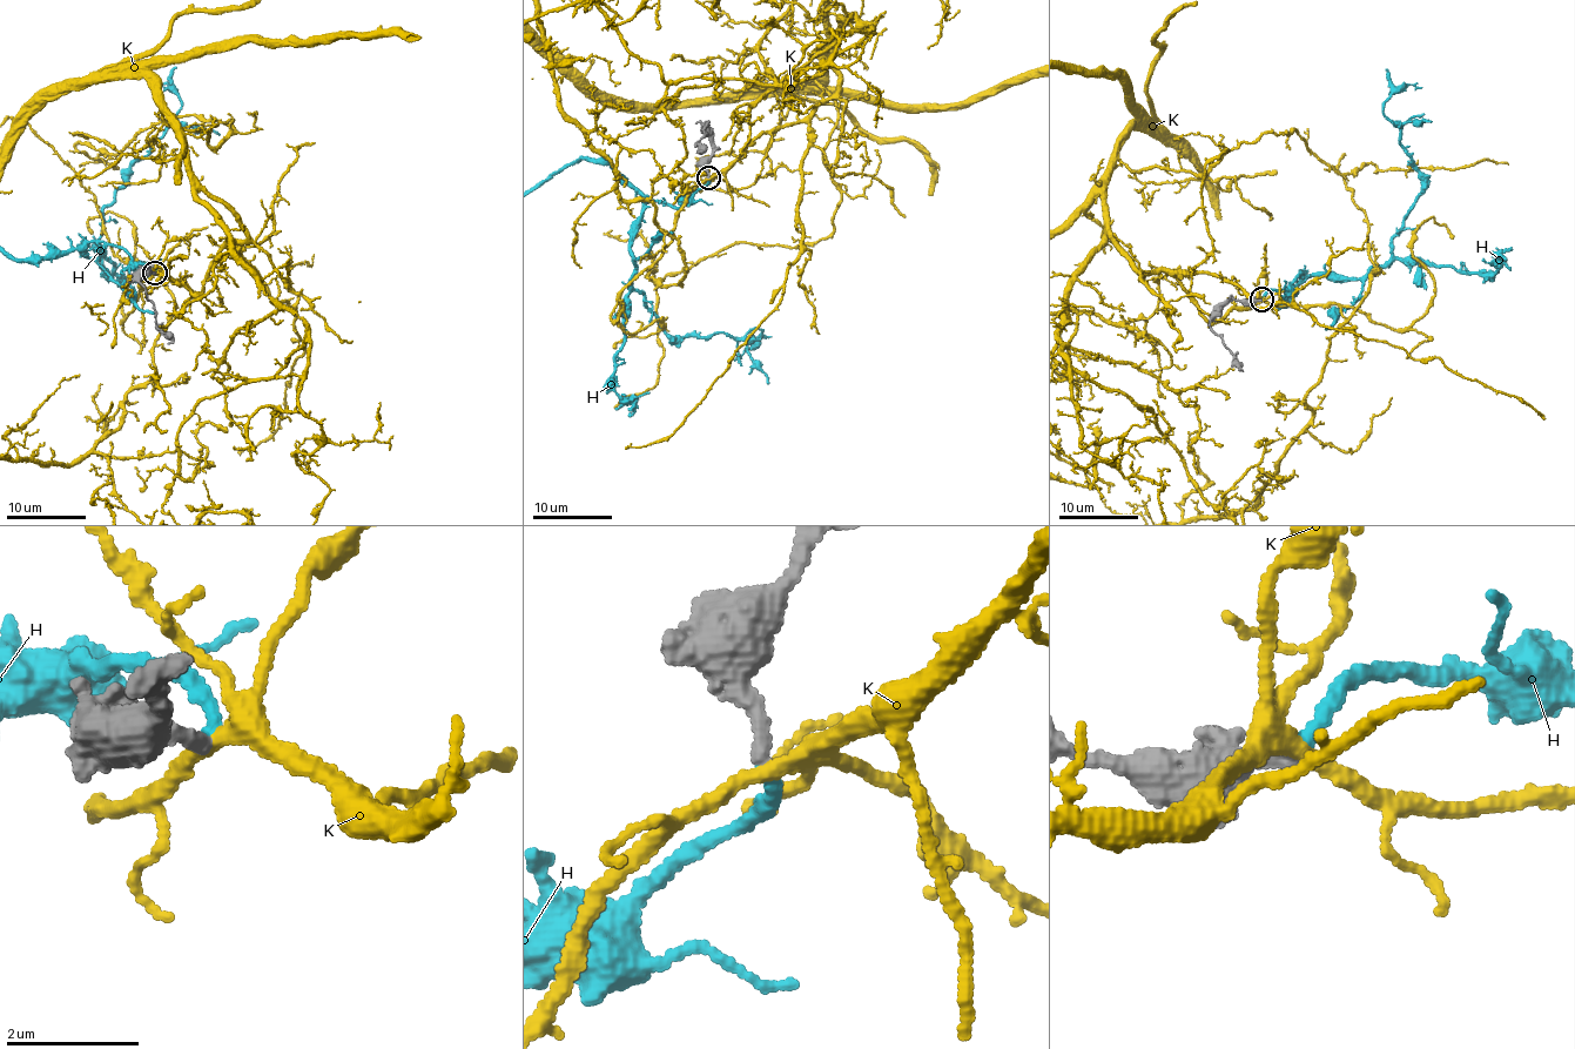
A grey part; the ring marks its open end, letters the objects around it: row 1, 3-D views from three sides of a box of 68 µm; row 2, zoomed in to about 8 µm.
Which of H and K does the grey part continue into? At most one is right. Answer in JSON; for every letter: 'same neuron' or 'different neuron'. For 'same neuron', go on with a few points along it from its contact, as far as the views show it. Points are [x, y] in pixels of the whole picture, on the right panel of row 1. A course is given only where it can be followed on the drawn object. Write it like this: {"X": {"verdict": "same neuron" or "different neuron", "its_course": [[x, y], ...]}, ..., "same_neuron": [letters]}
{"H": {"verdict": "same neuron"}, "K": {"verdict": "different neuron"}, "same_neuron": ["H"]}

